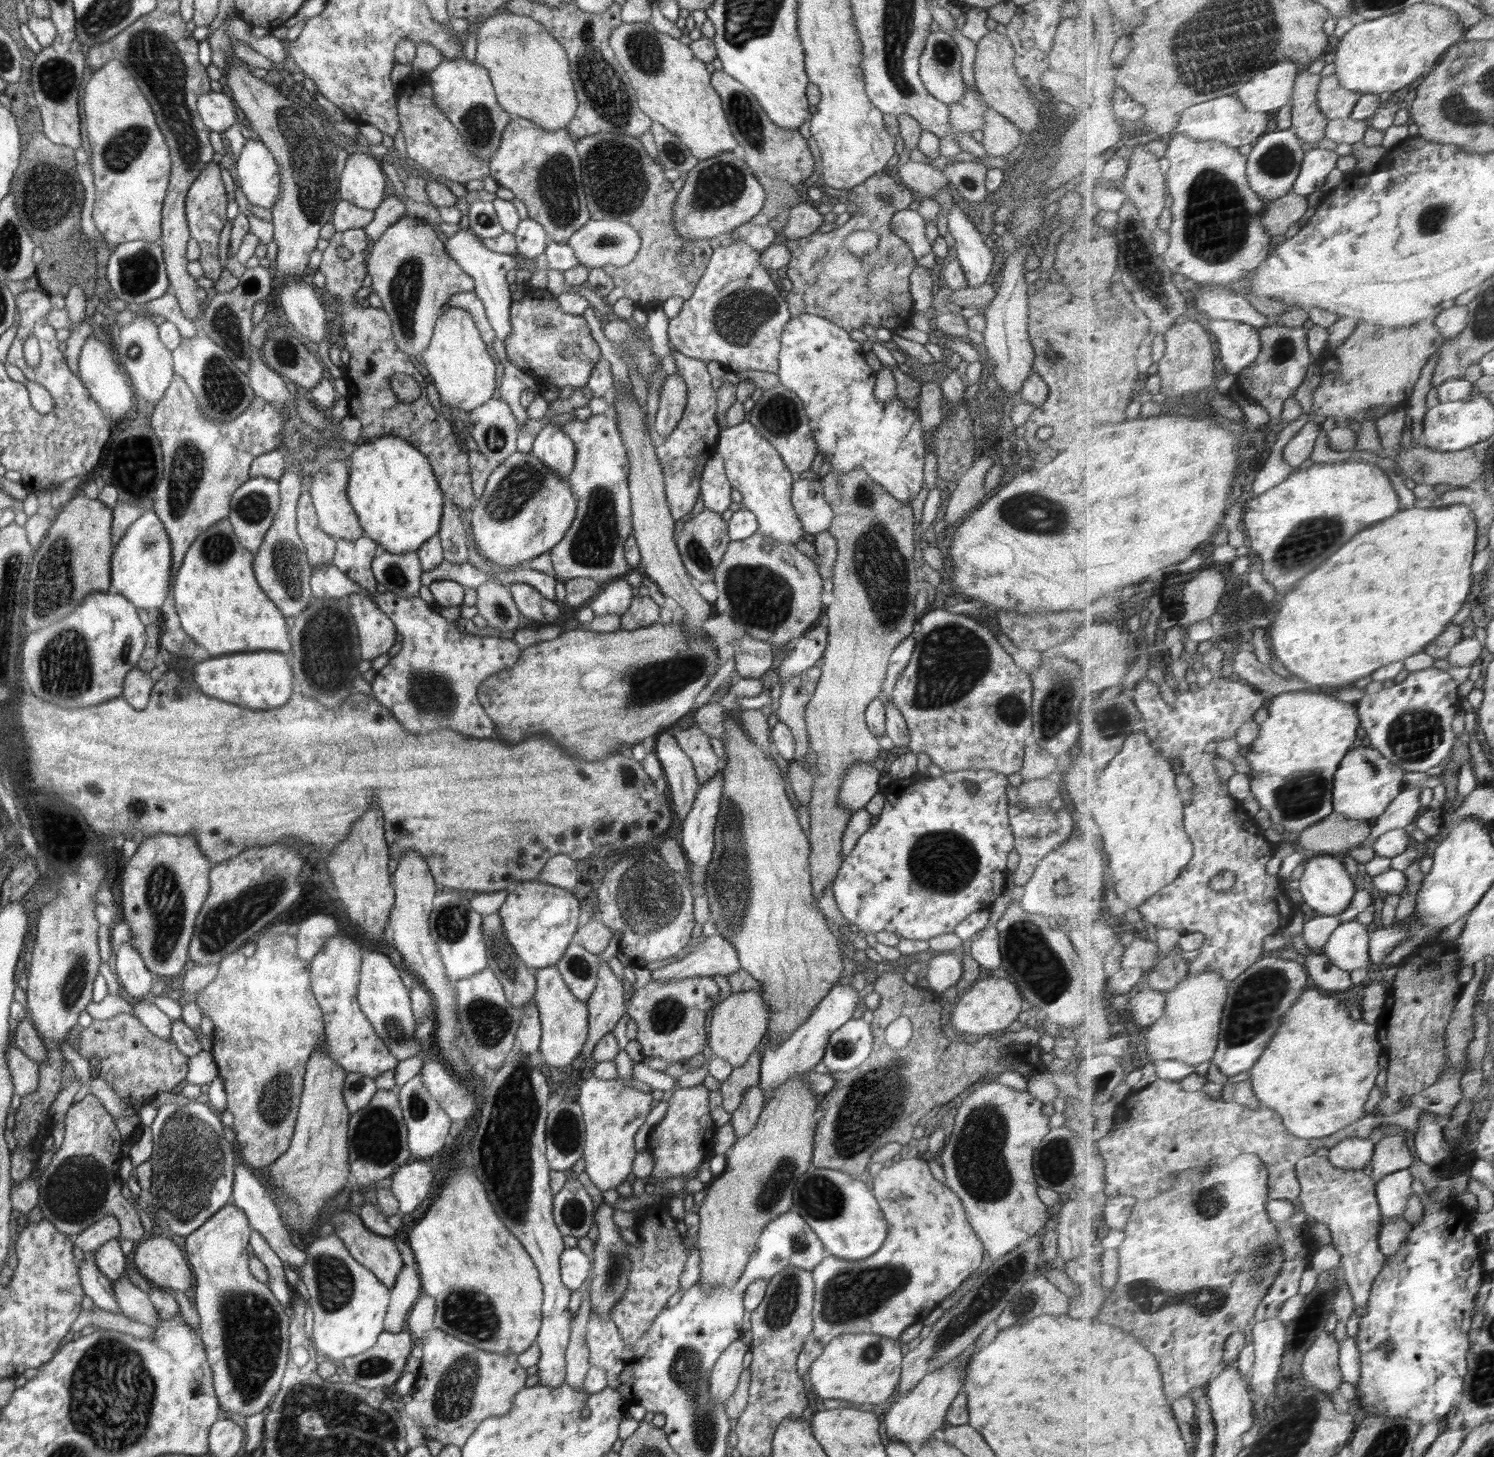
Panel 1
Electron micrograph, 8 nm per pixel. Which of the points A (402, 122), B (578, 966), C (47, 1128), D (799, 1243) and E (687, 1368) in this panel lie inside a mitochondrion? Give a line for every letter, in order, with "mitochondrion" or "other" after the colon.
A: other
B: mitochondrion
C: other
D: mitochondrion
E: mitochondrion

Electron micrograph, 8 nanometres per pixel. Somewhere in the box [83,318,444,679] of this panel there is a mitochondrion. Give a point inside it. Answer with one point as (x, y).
(185, 471)

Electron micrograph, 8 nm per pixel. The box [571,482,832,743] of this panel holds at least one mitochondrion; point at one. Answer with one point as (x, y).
(760, 599)

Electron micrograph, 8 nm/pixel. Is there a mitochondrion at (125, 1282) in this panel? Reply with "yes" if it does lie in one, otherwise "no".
no

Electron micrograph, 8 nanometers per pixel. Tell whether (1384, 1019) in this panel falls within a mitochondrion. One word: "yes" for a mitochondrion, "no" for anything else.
no

